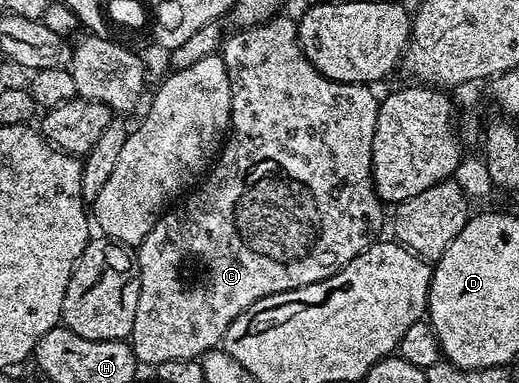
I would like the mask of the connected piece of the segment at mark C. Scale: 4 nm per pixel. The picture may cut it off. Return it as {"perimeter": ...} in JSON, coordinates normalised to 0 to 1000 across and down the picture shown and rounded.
{"perimeter":[[[528,44],[495,70],[451,78],[432,104],[430,151],[437,170],[437,201],[445,211],[441,350],[385,486],[347,535],[320,551],[260,655],[264,700],[272,715],[272,762],[268,799],[260,804],[252,903],[266,950],[301,953],[339,937],[380,937],[395,919],[412,914],[432,888],[445,838],[453,838],[461,817],[491,796],[491,786],[522,775],[530,765],[553,765],[584,744],[607,744],[607,734],[622,734],[653,713],[653,702],[661,702],[678,676],[692,671],[692,661],[699,661],[719,637],[732,616],[726,611],[740,582],[744,590],[744,533],[719,491],[719,371],[726,345],[728,251],[719,251],[721,230],[701,217],[655,217],[626,201],[588,146],[588,131],[572,104],[572,60],[549,47]]]}

